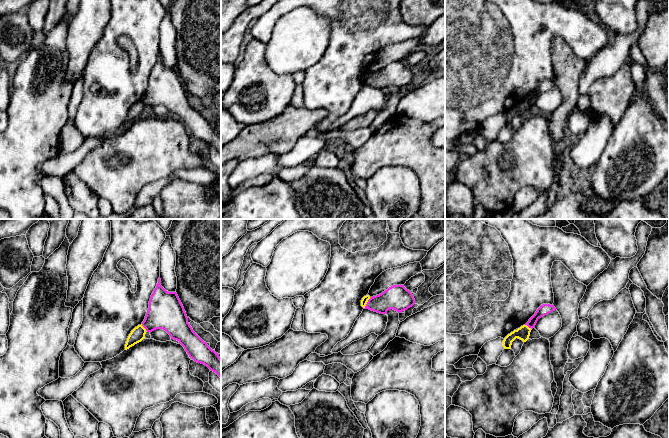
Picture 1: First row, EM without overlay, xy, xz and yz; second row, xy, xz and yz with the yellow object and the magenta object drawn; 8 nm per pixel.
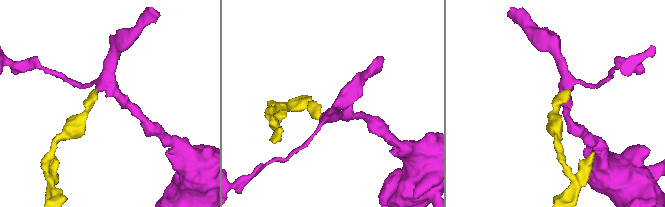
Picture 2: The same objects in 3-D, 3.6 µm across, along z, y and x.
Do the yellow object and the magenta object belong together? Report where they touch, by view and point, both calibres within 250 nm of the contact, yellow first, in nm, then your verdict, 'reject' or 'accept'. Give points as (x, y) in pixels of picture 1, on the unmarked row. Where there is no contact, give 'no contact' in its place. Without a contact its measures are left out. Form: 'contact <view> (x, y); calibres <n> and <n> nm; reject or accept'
contact xz (367, 77); calibres 50 and 200 nm; reject

